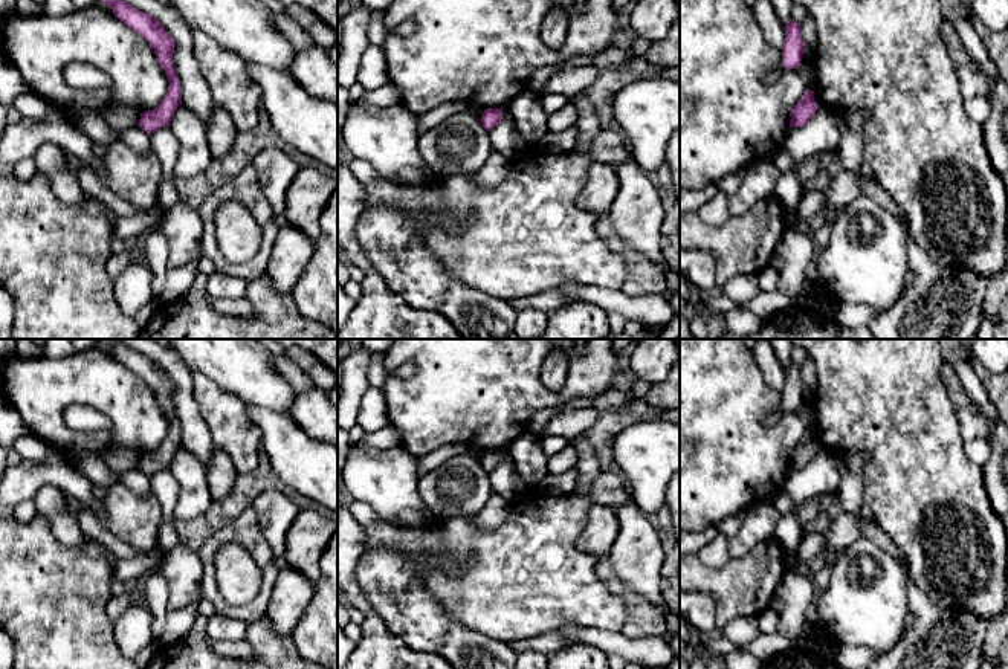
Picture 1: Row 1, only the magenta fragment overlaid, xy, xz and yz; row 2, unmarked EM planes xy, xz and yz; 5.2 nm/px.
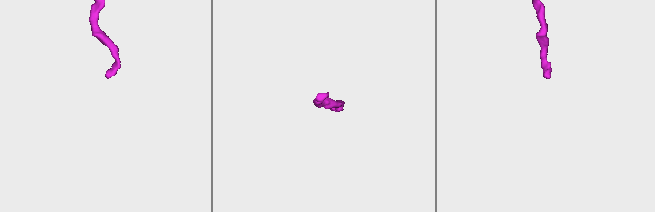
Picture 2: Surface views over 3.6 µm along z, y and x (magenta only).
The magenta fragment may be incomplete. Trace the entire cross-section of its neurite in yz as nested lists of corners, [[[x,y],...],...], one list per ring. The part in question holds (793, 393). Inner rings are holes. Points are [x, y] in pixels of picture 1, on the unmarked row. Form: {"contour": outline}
{"contour": [[[790,362],[785,367],[785,383],[782,388],[783,409],[797,411],[803,396],[805,396],[805,391],[802,383],[802,371],[794,362]]]}

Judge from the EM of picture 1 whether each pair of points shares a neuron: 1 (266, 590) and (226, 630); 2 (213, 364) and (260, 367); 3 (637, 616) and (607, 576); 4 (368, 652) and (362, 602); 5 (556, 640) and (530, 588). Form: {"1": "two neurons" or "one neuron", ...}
{"1": "two neurons", "2": "one neuron", "3": "one neuron", "4": "one neuron", "5": "two neurons"}

